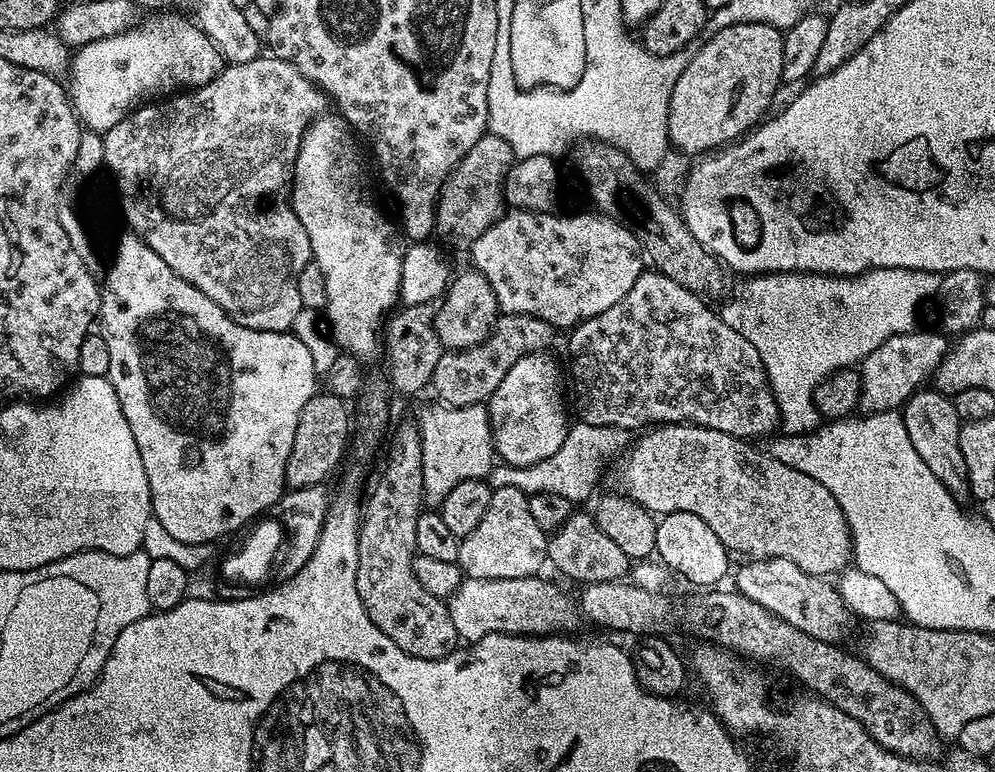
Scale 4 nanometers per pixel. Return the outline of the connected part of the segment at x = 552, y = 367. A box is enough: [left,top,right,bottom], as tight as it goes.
[486,354,570,466]

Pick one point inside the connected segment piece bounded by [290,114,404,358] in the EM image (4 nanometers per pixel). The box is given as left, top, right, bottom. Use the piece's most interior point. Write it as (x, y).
(354, 245)

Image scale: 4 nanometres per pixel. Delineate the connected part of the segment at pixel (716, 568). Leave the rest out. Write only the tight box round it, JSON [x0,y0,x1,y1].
[655,512,730,590]

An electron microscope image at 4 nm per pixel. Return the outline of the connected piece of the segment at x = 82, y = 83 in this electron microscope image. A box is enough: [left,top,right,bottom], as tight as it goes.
[70,14,226,134]

